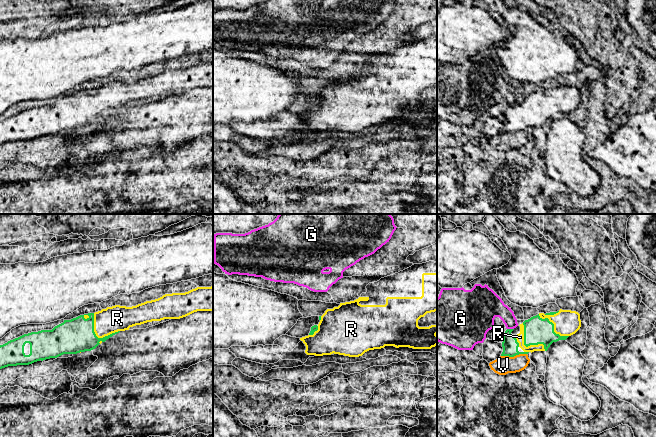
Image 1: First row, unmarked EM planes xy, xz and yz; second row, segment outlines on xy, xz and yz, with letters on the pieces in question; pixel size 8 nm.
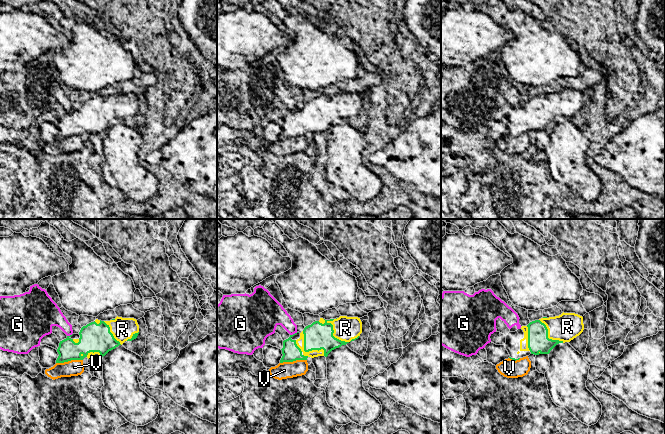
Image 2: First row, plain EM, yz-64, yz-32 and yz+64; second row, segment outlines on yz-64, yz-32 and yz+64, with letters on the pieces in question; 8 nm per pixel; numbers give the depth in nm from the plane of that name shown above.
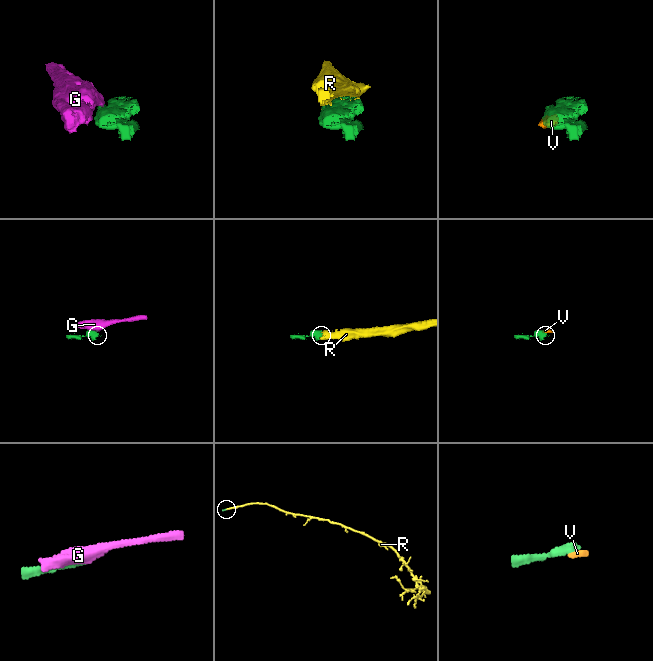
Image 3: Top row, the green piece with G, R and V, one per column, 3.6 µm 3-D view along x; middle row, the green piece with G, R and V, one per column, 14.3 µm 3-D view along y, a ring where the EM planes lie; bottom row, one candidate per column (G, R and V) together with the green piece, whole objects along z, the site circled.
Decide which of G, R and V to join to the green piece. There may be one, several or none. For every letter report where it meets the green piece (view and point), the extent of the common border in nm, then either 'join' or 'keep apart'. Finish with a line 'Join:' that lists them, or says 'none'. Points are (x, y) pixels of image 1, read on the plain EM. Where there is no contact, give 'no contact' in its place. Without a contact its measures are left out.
G: yz (510, 105) | 60 nm | keep apart
R: yz (526, 122) | 300 nm | join
V: yz (513, 132) | 200 nm | keep apart
Join: R

